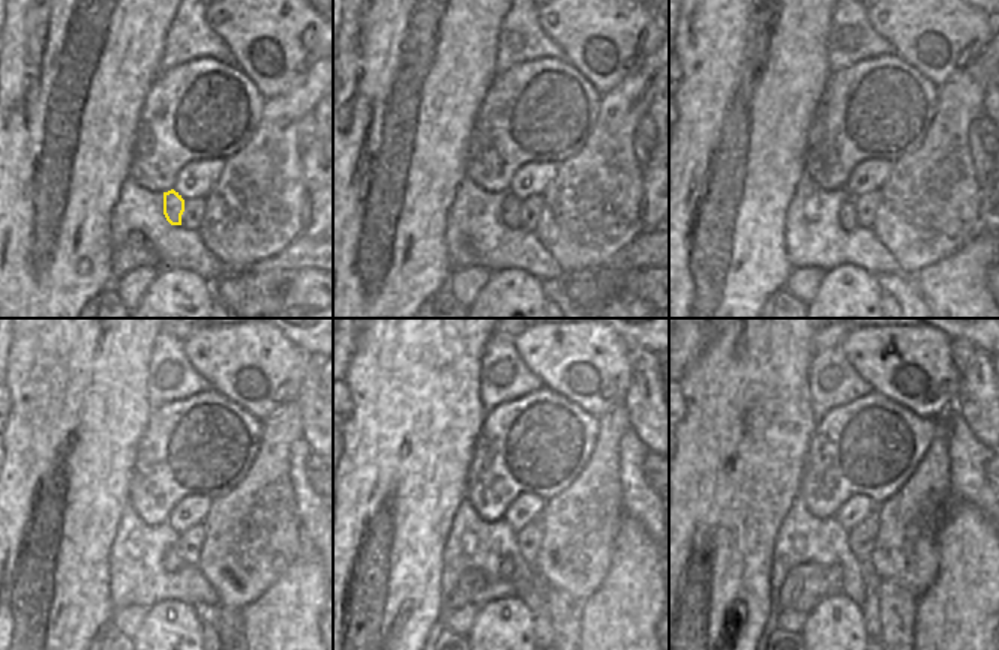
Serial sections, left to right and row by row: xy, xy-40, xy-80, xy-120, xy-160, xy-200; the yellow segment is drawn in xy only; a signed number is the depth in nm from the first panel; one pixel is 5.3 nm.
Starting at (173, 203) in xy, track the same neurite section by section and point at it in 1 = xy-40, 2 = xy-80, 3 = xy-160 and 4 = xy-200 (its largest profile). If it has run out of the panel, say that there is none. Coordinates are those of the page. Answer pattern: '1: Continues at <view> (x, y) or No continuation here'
1: Continues at xy-40 (510, 204)
2: Continues at xy-80 (848, 213)
3: Continues at xy-160 (506, 566)
4: Continues at xy-200 (804, 586).

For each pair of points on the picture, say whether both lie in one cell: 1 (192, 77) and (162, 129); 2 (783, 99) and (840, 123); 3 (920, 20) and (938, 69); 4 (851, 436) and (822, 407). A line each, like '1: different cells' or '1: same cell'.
1: same cell
2: different cells
3: same cell
4: different cells

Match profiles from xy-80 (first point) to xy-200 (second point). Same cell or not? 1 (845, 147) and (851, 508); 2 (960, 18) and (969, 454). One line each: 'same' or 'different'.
1: different
2: different

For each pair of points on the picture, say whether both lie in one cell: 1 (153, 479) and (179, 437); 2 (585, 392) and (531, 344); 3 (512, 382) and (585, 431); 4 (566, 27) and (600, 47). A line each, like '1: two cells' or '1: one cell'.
1: one cell
2: one cell
3: two cells
4: one cell

